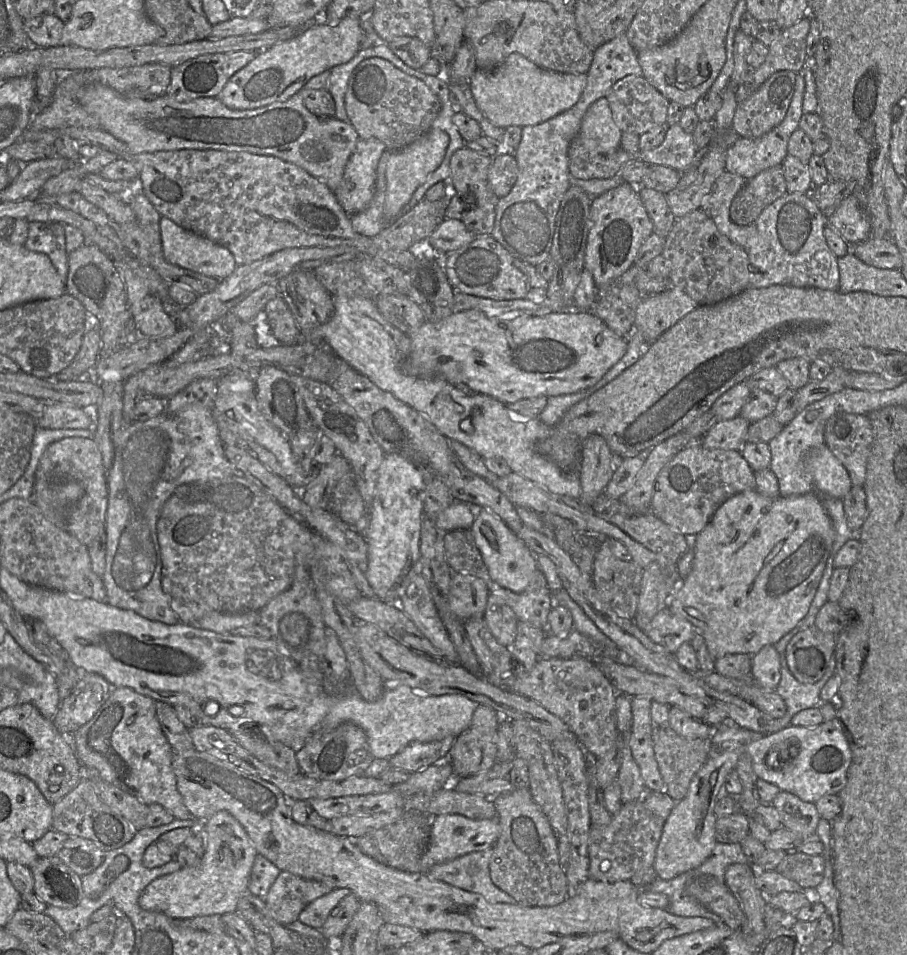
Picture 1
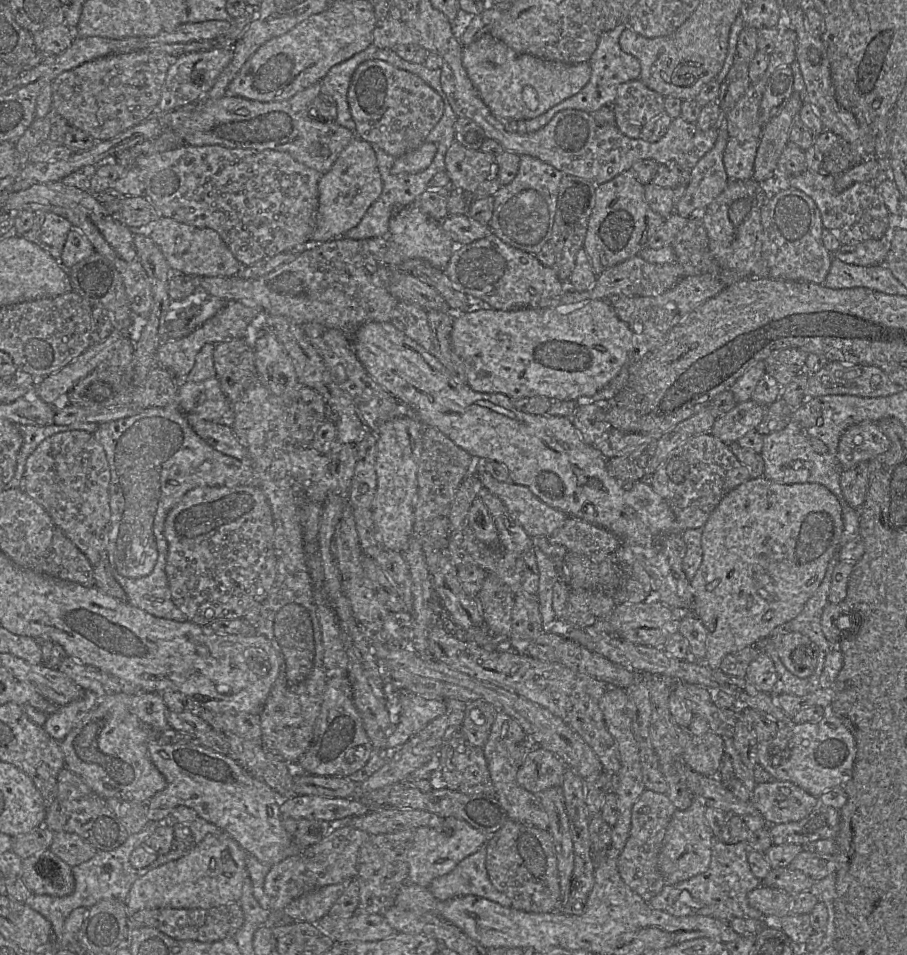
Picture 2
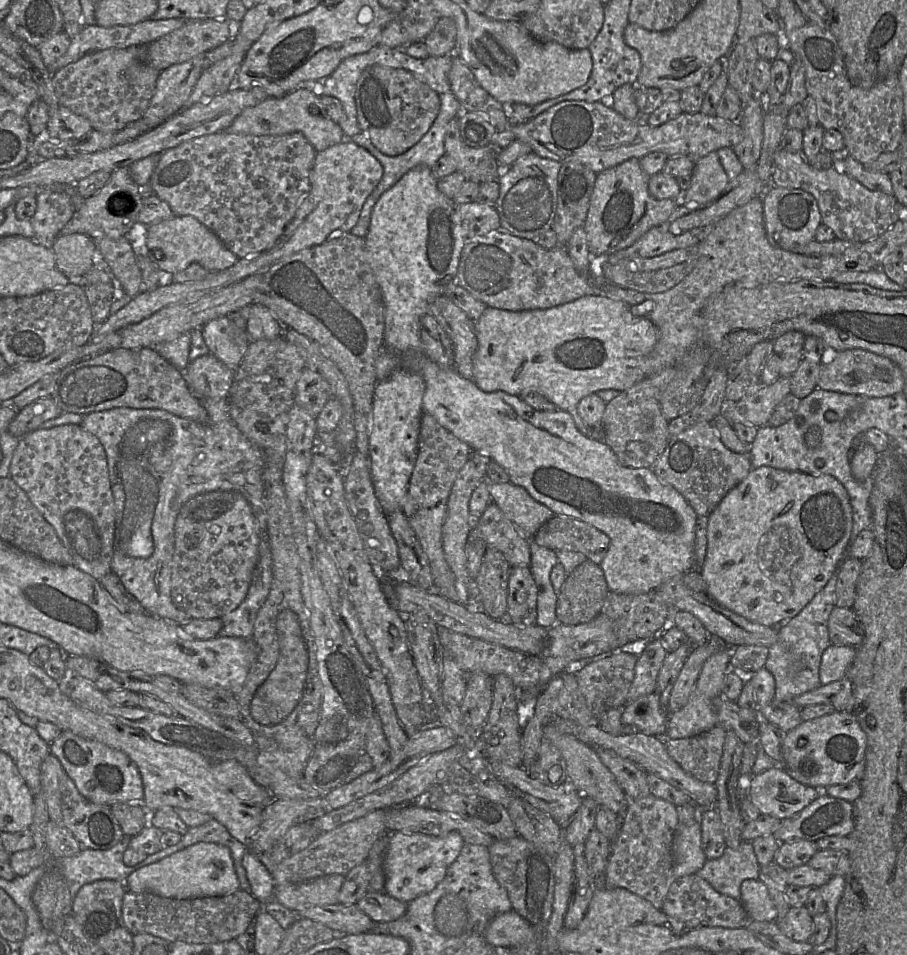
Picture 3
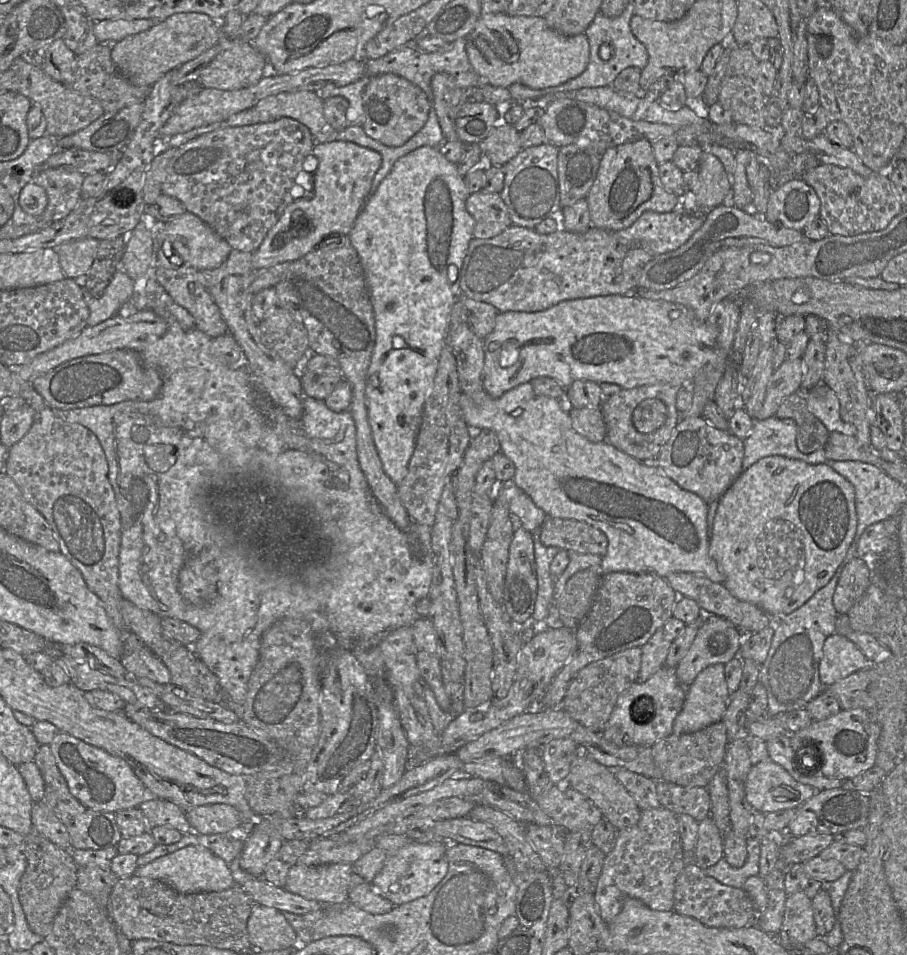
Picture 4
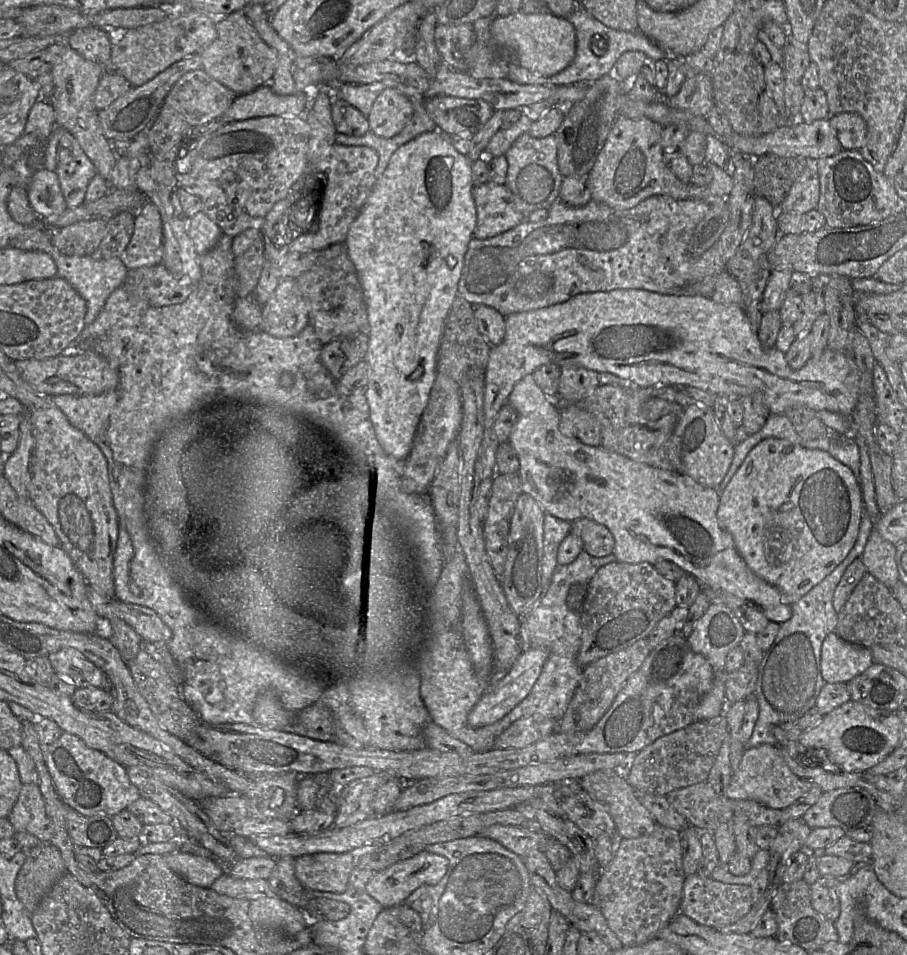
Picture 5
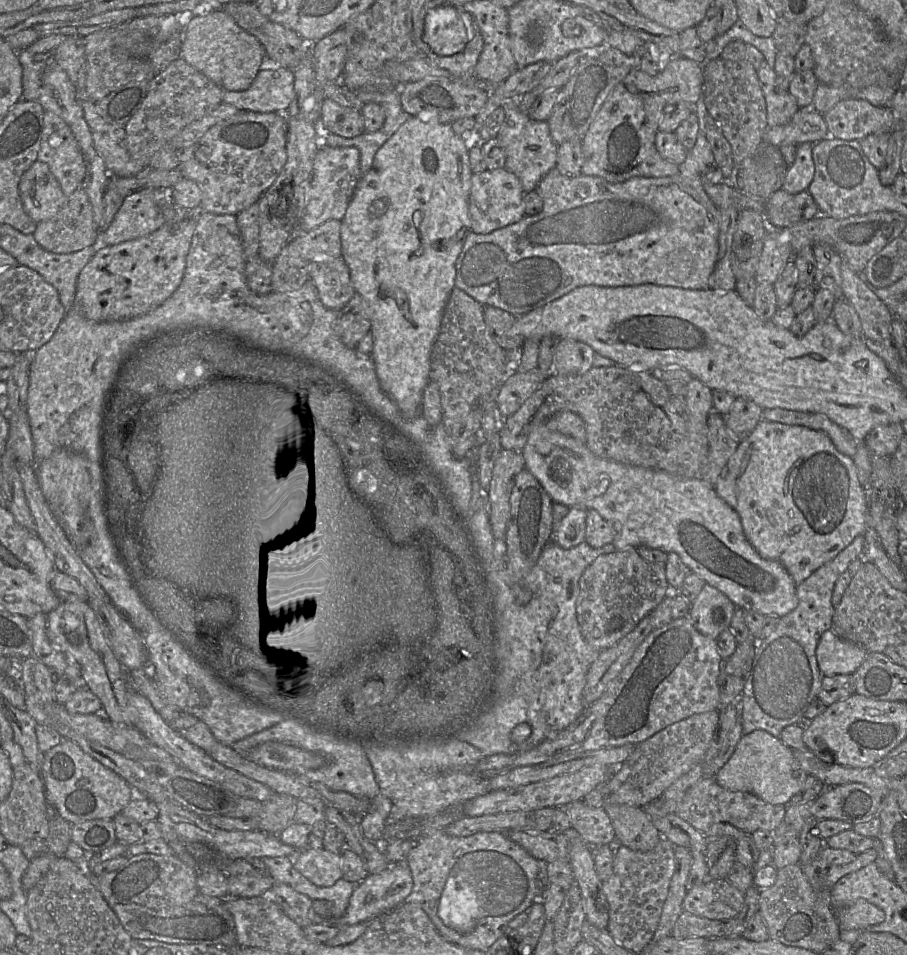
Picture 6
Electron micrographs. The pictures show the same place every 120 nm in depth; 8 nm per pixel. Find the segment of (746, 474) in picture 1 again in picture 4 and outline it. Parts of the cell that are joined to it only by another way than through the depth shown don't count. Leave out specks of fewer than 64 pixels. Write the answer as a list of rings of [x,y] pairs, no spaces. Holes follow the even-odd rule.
[[[680,414],[679,422],[677,423],[675,429],[673,430],[669,440],[665,443],[658,456],[655,458],[654,463],[667,477],[673,480],[681,488],[697,494],[706,503],[710,504],[714,500],[719,500],[721,496],[725,493],[725,491],[733,484],[733,482],[741,475],[741,473],[743,473],[742,470],[743,457],[744,457],[744,444],[742,439],[739,439],[738,437],[734,436],[729,431],[717,429],[708,421],[706,421],[702,416],[681,418]]]

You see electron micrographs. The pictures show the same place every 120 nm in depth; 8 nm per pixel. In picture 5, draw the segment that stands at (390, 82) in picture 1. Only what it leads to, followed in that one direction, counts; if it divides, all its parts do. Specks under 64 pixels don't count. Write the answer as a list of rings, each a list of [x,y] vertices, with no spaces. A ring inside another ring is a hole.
[[[386,87],[374,100],[366,117],[369,131],[378,137],[392,138],[404,129],[413,113],[413,104],[407,96]]]

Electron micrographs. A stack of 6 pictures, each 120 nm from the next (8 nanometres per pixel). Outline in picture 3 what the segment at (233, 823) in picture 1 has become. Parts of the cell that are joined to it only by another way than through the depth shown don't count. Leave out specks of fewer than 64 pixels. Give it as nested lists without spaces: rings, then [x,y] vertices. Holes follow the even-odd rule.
[[[197,843],[155,863],[141,867],[126,880],[126,891],[150,892],[179,900],[220,897],[240,889],[229,848],[216,843]]]

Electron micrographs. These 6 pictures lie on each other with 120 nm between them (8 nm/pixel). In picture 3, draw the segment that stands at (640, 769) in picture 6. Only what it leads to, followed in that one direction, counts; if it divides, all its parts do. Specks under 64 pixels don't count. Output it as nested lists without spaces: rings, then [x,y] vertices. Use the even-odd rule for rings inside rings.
[[[720,725],[696,736],[664,738],[669,755],[698,780],[715,784],[720,768],[726,730]]]

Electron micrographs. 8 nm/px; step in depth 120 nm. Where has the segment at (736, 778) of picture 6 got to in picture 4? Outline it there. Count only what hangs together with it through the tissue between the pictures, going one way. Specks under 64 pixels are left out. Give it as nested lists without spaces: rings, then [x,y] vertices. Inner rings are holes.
[[[770,758],[752,765],[745,780],[745,796],[754,811],[767,814],[785,809],[799,808],[816,790],[796,781],[782,766]]]

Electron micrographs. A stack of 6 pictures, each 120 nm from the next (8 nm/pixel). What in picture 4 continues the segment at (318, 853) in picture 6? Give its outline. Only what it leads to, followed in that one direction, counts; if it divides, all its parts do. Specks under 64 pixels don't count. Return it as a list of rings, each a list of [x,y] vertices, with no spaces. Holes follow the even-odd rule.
[[[295,863],[288,872],[284,889],[324,905],[341,904],[349,897],[351,865],[305,866]]]

